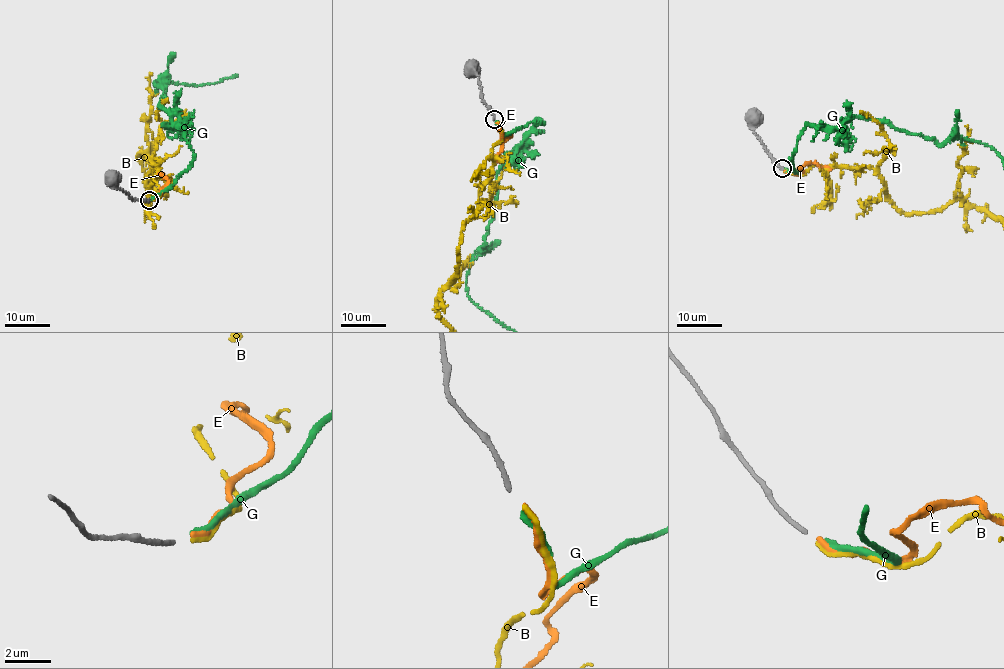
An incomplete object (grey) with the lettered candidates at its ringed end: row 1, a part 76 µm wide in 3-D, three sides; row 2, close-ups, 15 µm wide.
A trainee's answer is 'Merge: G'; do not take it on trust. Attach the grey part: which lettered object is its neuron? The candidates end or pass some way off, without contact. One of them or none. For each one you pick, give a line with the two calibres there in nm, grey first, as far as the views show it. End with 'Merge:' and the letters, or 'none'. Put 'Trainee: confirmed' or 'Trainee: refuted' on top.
Trainee: refuted
B: 200 nm thick on the grey side, 200 nm on the other
Merge: B

